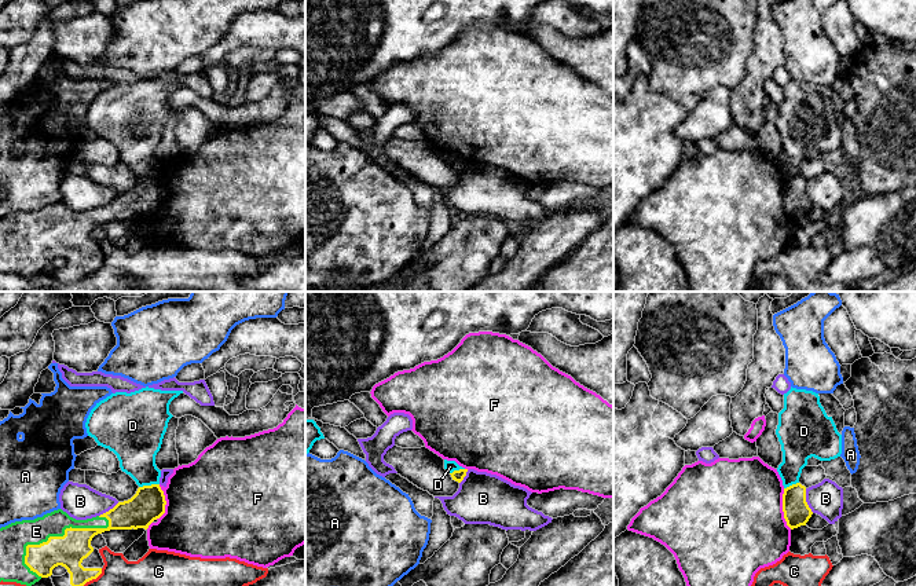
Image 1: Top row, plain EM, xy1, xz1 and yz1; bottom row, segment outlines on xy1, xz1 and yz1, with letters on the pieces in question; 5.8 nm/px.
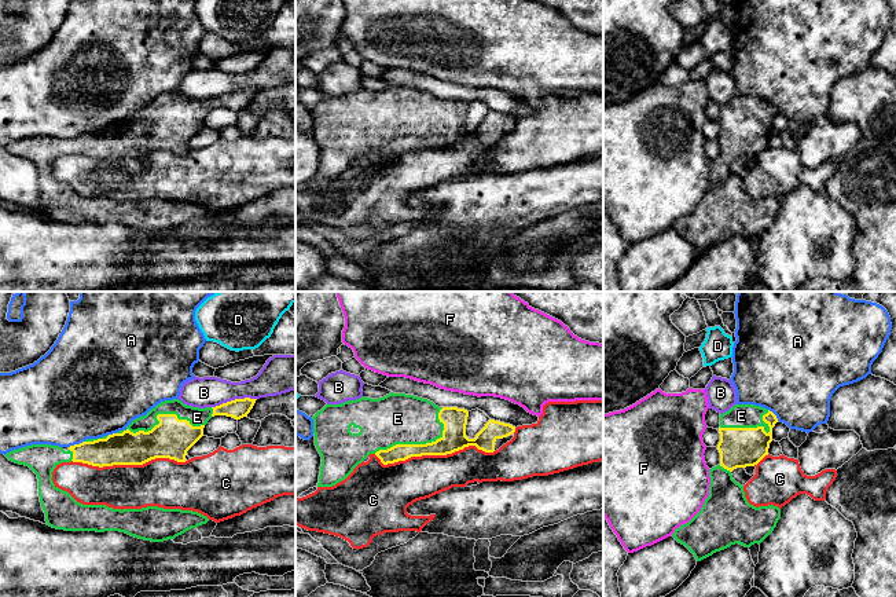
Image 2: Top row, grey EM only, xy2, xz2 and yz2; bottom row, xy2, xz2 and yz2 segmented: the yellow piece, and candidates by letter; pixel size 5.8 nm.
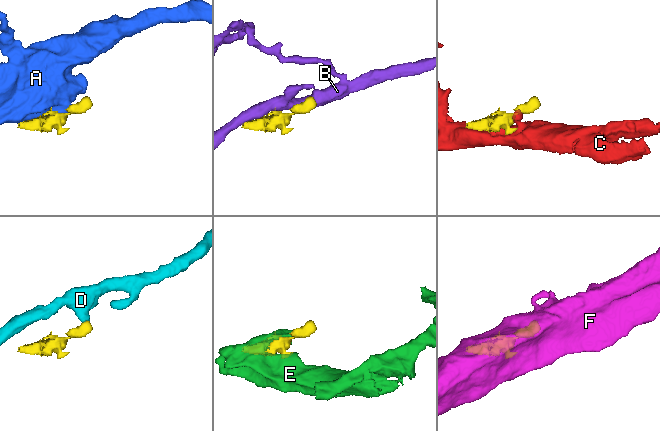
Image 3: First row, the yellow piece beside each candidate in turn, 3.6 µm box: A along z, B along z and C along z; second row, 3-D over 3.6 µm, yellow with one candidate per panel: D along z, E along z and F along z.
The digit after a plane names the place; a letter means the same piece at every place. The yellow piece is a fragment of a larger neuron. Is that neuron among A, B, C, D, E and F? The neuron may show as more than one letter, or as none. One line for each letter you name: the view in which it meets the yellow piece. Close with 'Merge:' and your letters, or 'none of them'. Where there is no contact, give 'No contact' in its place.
E: Touches yellow in xy1
Merge: E

